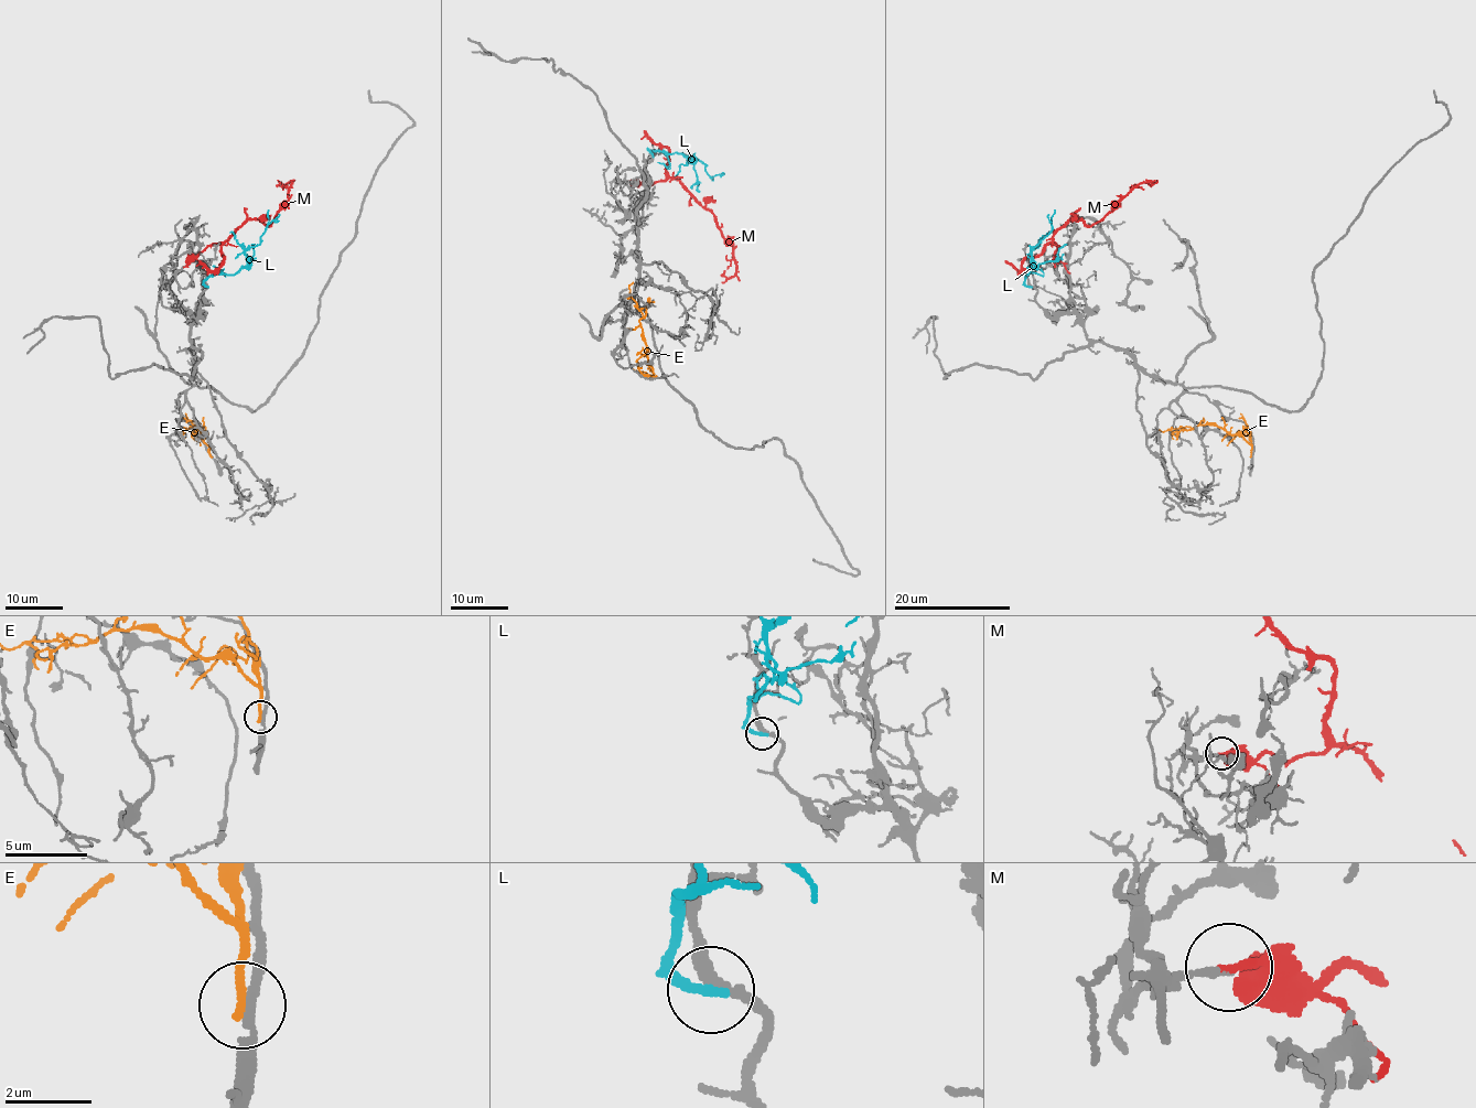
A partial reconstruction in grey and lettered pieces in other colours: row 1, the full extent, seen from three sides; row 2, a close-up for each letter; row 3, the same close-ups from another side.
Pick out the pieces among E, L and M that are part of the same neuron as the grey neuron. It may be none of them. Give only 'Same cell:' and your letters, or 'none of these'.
Same cell: L

